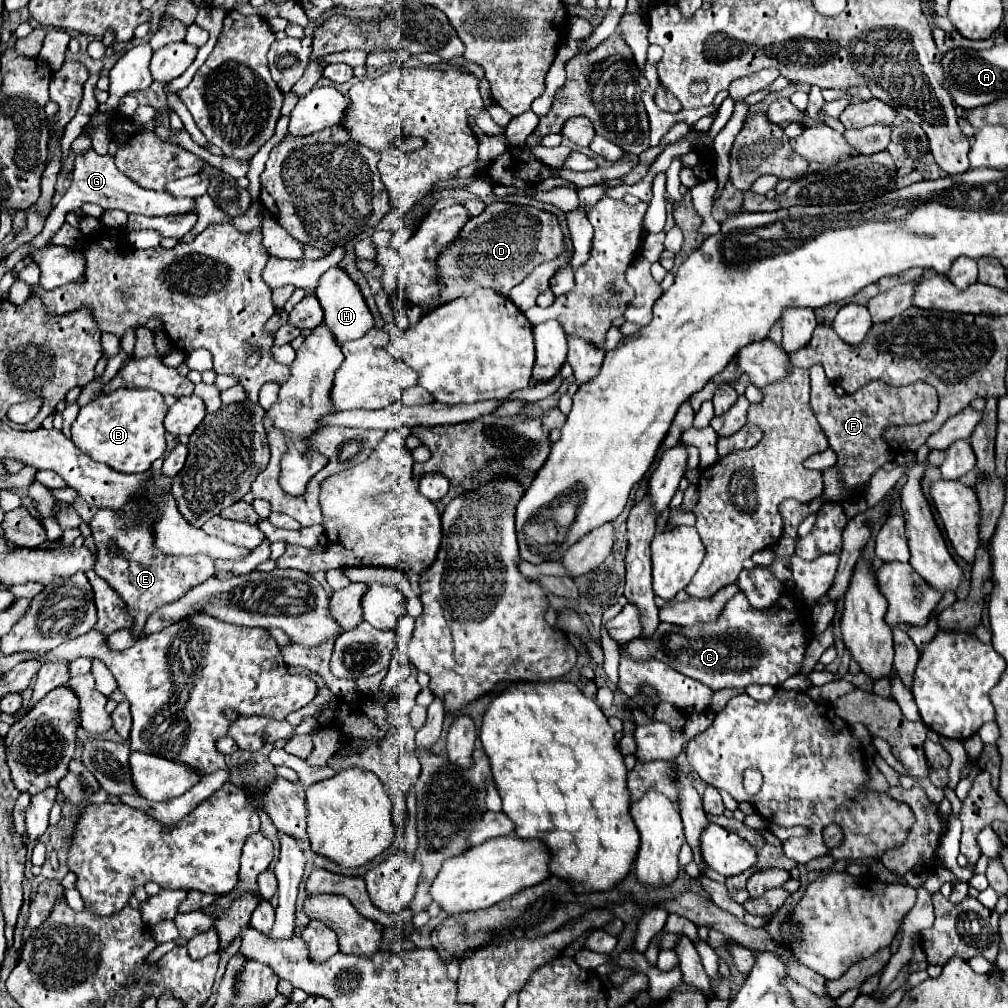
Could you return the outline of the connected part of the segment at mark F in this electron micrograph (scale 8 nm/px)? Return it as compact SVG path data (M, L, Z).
M822 366L810 368L810 406L812 412L824 430L830 448L838 454L838 470L840 478L848 488L856 484L866 484L870 476L882 468L886 462L894 460L894 452L882 438L888 426L902 426L902 424L920 424L936 416L938 410L938 396L934 388L926 382L914 382L908 386L890 386L884 382L870 382L858 392L836 396L834 386L824 373Z

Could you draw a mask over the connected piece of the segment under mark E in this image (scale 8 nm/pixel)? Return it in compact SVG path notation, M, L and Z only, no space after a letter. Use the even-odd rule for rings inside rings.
M98 508L88 526L92 530L92 538L98 552L94 572L104 578L128 604L128 610L134 616L132 634L142 628L142 620L146 620L146 616L150 616L154 608L160 608L170 600L178 600L178 596L182 596L186 588L192 588L194 584L200 584L202 580L208 580L214 574L214 562L208 556L166 554L156 546L152 530L138 528L136 532L126 532L118 528L118 518L110 508ZM112 544L116 544L118 548L116 554L110 552Z

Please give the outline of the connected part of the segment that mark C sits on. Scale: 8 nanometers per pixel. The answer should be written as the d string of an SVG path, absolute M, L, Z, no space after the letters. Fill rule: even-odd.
M744 592L724 604L720 616L712 622L676 626L660 622L652 638L636 638L628 642L626 652L634 660L656 658L676 668L688 678L706 684L712 690L746 688L748 684L778 686L786 678L800 674L808 638L806 624L800 620L800 602L792 596L780 596L770 608L754 608Z

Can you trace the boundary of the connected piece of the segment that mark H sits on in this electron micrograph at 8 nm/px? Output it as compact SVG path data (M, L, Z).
M338 266L326 270L322 276L320 276L320 282L318 282L318 288L316 288L316 298L324 310L324 324L326 328L332 332L334 340L338 346L350 342L350 340L358 340L362 338L372 326L374 326L374 320L372 320L372 314L358 290L358 286L348 278L346 272L342 272Z

